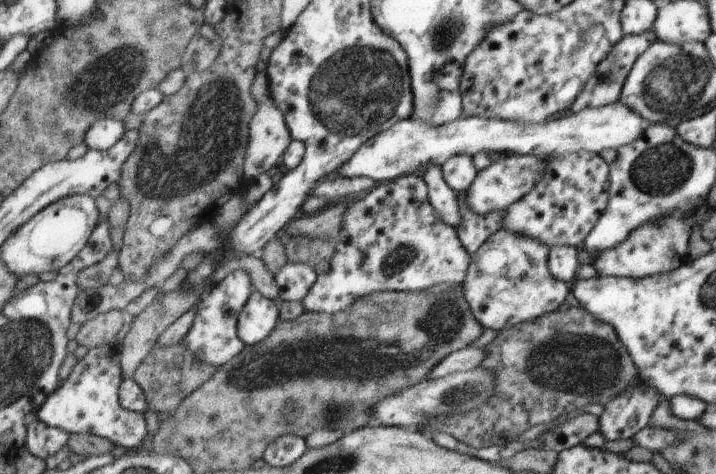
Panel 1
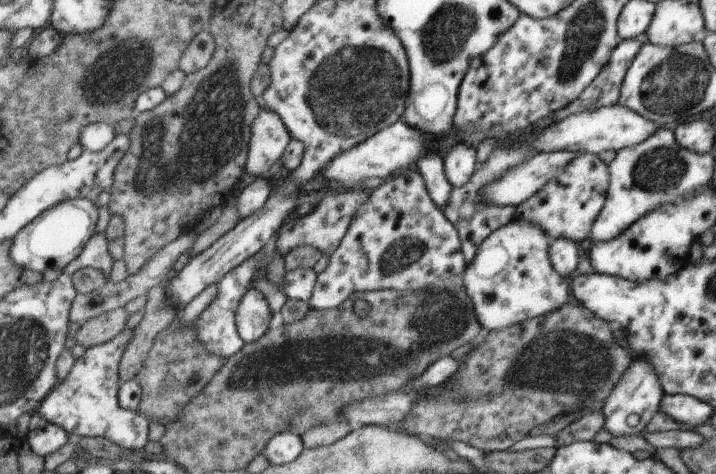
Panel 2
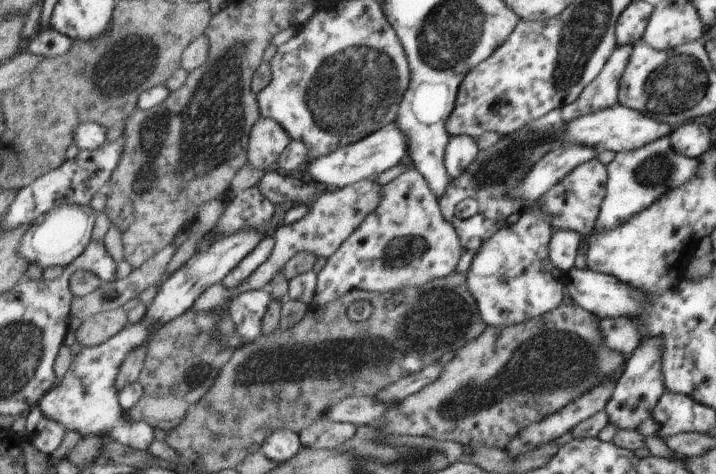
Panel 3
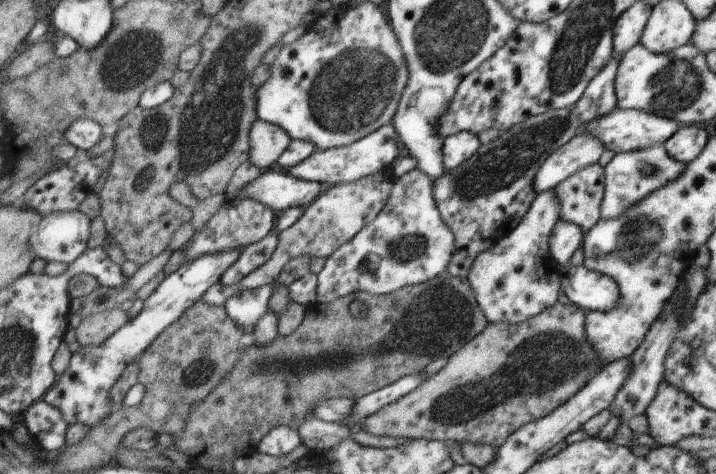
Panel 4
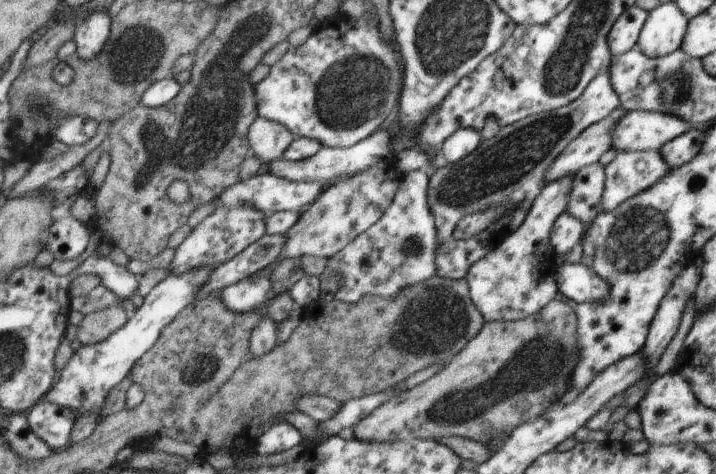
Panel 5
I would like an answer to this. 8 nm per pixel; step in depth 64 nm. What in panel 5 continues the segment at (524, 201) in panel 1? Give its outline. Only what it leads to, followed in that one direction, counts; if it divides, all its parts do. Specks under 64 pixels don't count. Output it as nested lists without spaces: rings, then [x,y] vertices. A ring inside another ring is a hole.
[[[594,163],[581,168],[574,176],[572,194],[568,198],[568,214],[578,218],[586,227],[601,212],[601,198],[605,184],[605,166]]]

